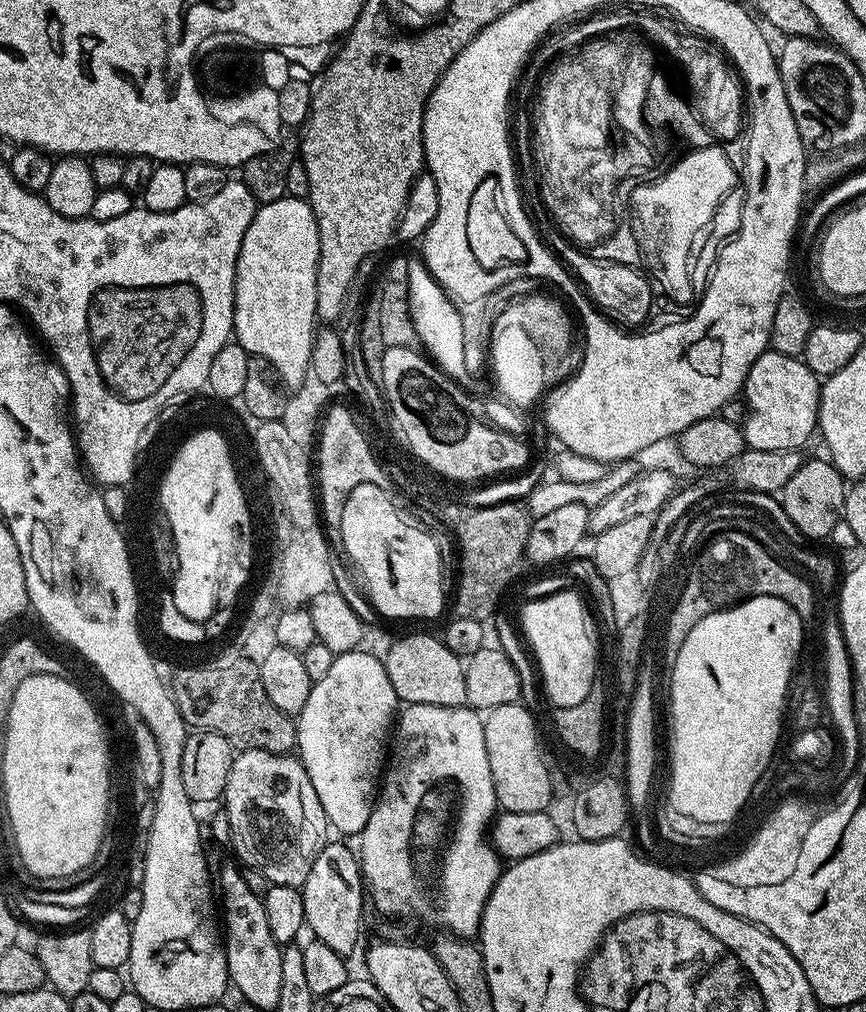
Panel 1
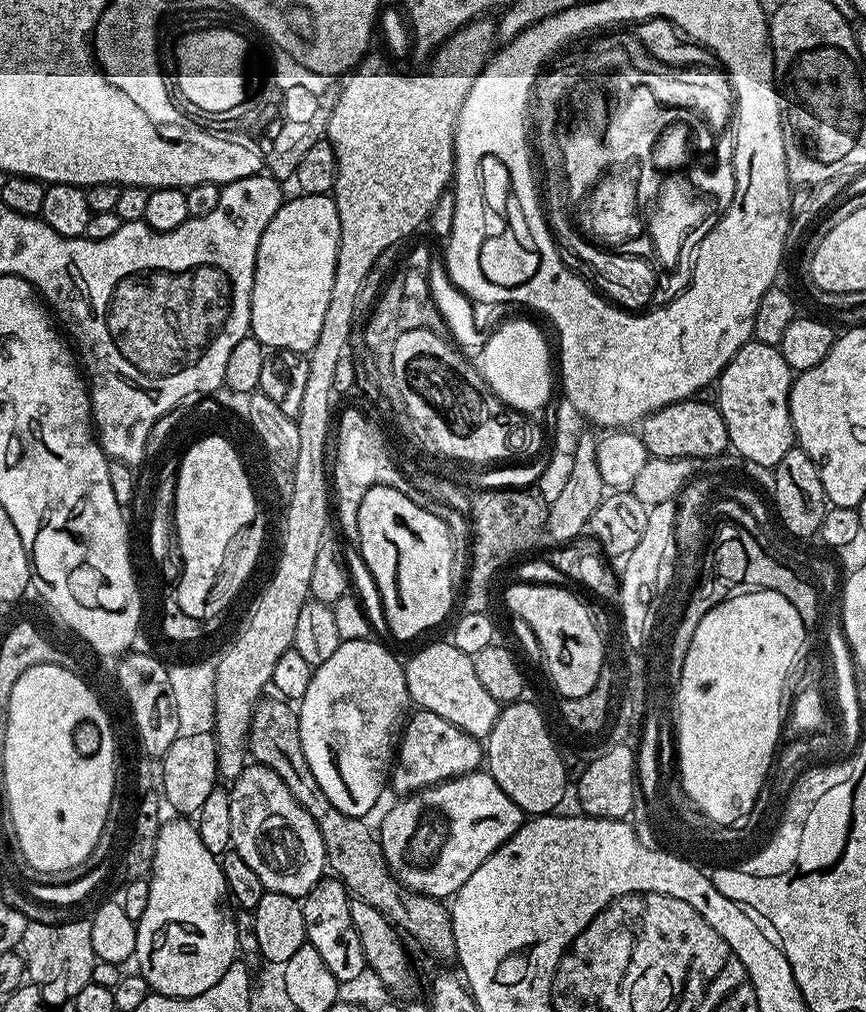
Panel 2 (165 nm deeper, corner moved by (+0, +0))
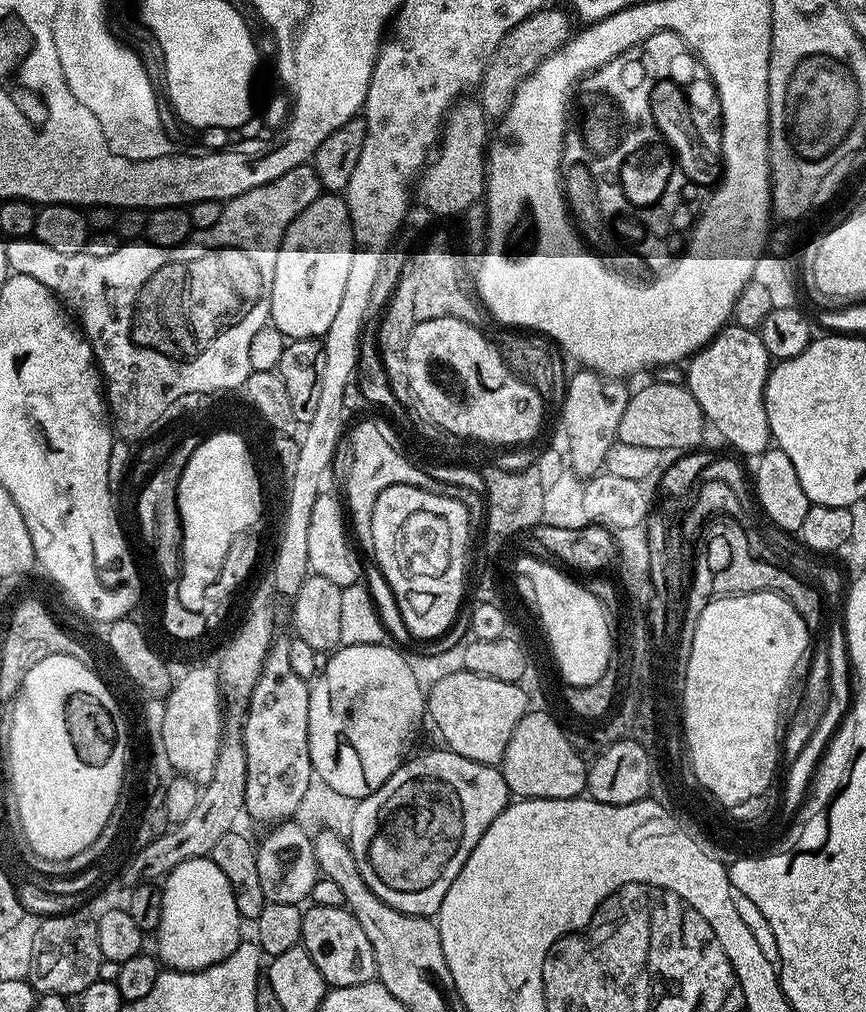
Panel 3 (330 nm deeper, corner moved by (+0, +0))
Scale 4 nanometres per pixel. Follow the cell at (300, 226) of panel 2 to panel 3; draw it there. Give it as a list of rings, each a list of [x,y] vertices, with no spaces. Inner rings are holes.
[[[321,194],[317,200],[288,228],[284,241],[278,250],[278,259],[274,261],[274,286],[270,290],[270,323],[288,340],[314,340],[322,338],[330,330],[330,322],[338,315],[338,306],[342,306],[342,294],[346,290],[346,278],[350,271],[352,244],[346,236],[349,223],[348,206],[345,197],[340,194]]]

